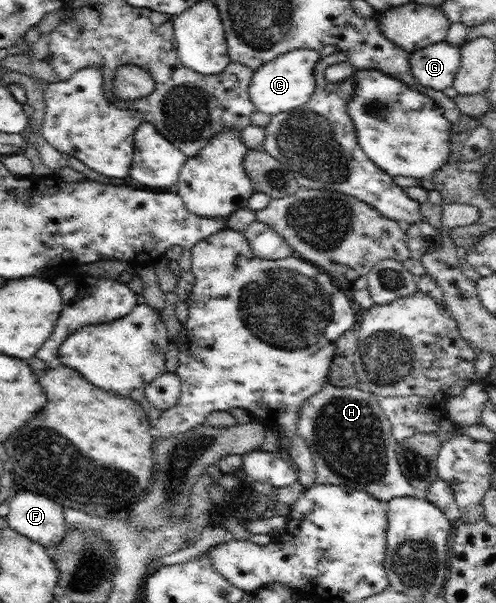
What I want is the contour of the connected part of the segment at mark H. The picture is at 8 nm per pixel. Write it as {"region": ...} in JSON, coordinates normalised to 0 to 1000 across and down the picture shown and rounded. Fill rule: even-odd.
{"region":[[[657,632],[645,650],[621,658],[605,673],[601,718],[621,735],[633,760],[633,803],[734,813],[772,836],[794,824],[839,824],[837,809],[810,788],[788,698],[766,677],[760,657],[716,638],[677,640]]]}

